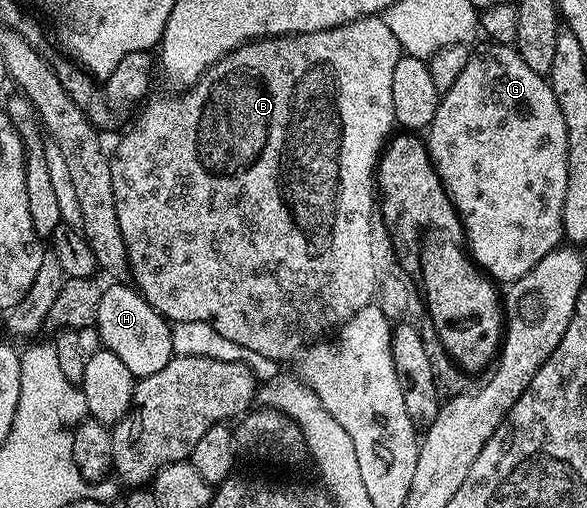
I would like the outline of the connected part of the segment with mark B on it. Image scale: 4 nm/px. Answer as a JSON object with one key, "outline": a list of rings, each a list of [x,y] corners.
{"outline":[[[382,16],[362,17],[356,21],[350,21],[344,25],[338,25],[332,29],[322,29],[316,33],[293,33],[285,37],[264,37],[257,41],[249,41],[247,44],[237,47],[233,52],[227,53],[216,63],[211,65],[207,72],[199,76],[194,85],[184,88],[180,97],[159,97],[151,101],[143,109],[139,122],[124,135],[111,157],[111,174],[113,175],[113,199],[117,205],[117,223],[121,223],[121,235],[125,239],[127,248],[127,267],[133,280],[134,288],[143,294],[143,298],[151,304],[156,311],[166,317],[168,322],[176,321],[200,321],[209,323],[217,335],[225,335],[225,339],[233,339],[241,347],[249,351],[257,351],[265,359],[273,359],[280,363],[294,362],[316,339],[338,330],[340,325],[345,324],[361,307],[372,304],[375,297],[375,268],[373,267],[373,235],[371,227],[371,209],[377,205],[377,170],[379,168],[379,154],[383,152],[383,146],[387,144],[396,128],[397,122],[393,111],[393,67],[397,67],[401,50],[397,43],[397,35],[385,27]]]}

